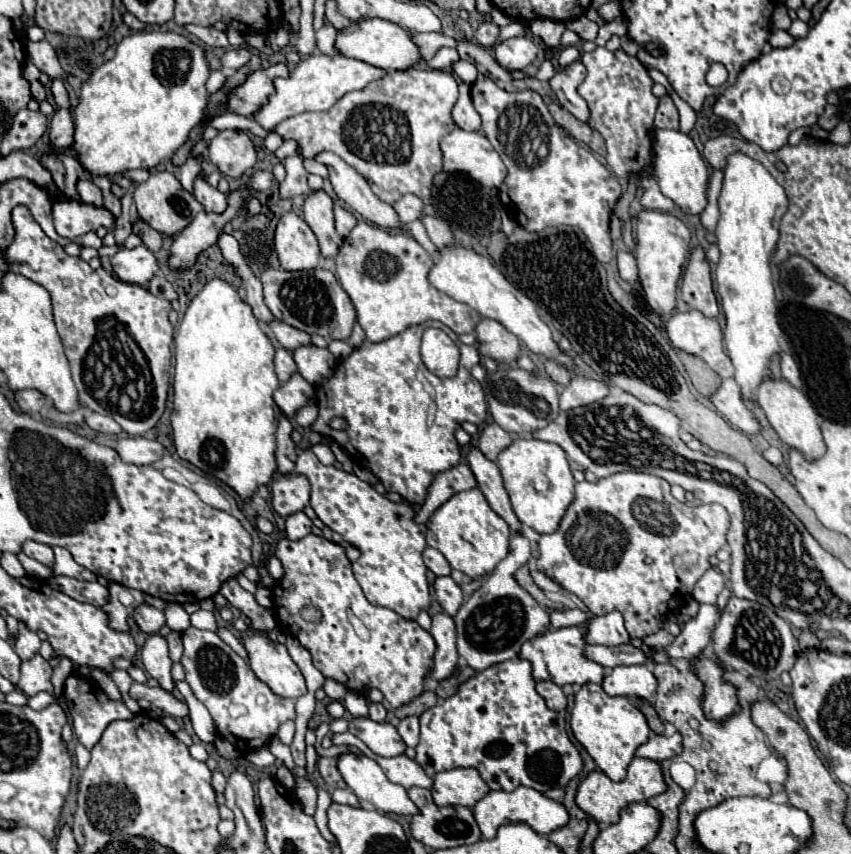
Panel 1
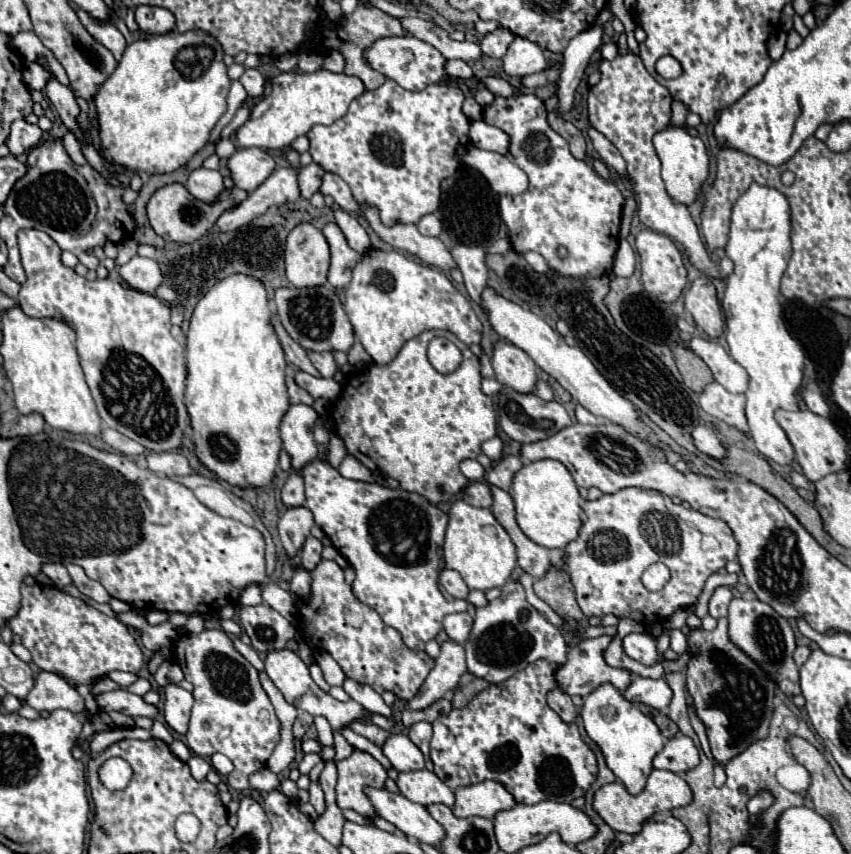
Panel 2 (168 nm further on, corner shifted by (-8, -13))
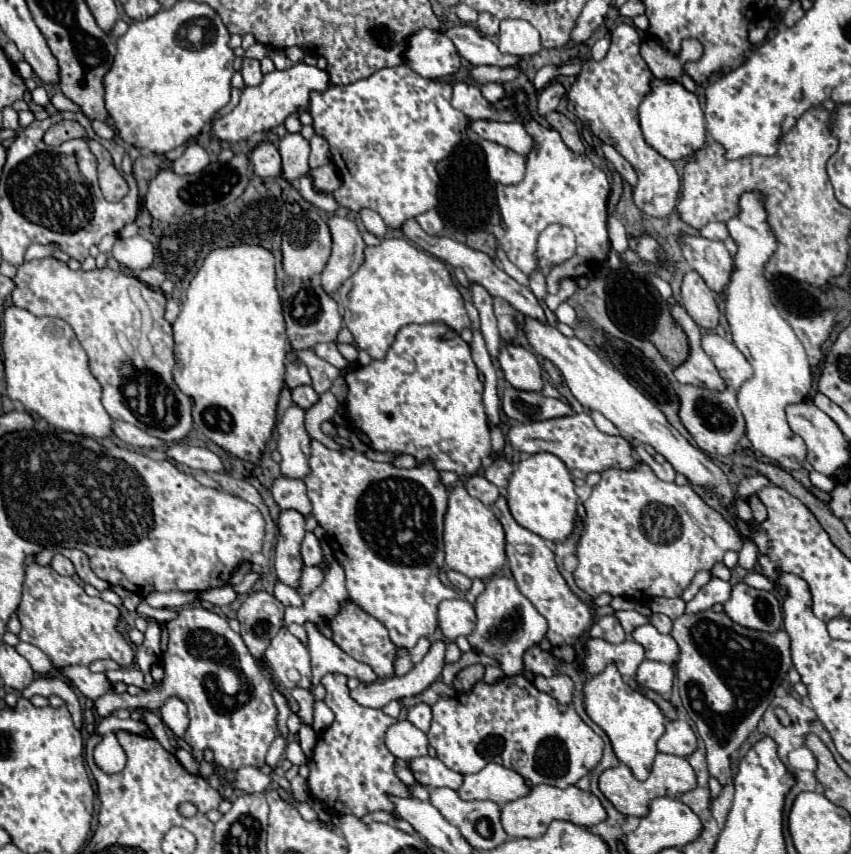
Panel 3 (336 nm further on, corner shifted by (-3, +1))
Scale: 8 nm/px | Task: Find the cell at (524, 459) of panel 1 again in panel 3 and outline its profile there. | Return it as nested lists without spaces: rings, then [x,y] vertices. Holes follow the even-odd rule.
[[[535,453],[517,463],[507,485],[507,503],[513,519],[543,539],[563,541],[573,531],[577,515],[575,485],[569,469],[565,469],[565,463],[553,453]]]

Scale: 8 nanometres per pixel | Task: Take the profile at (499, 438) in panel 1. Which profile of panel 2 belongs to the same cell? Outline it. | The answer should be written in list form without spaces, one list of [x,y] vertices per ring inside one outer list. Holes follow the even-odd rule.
[[[506,455],[506,457],[502,457],[500,461],[494,463],[494,469],[488,473],[486,481],[494,487],[500,487],[500,489],[508,491],[510,485],[512,485],[512,479],[514,479],[514,475],[520,467],[522,467],[522,463],[520,463],[518,457]]]

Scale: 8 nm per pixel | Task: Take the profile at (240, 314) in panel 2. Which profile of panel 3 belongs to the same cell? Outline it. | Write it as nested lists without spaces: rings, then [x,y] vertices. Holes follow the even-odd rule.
[[[257,245],[215,249],[209,253],[189,283],[187,299],[173,323],[173,333],[177,361],[173,377],[177,387],[193,401],[193,429],[227,453],[249,463],[259,463],[275,427],[275,409],[285,383],[285,355],[289,349],[281,299],[275,289],[273,255]]]

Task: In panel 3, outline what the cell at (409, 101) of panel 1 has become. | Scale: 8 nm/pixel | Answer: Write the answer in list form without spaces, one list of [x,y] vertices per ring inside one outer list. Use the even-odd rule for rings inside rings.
[[[407,65],[381,69],[351,85],[333,85],[325,93],[311,93],[309,113],[313,117],[315,133],[329,143],[333,165],[341,173],[341,186],[330,195],[339,205],[355,213],[361,207],[377,211],[387,227],[393,229],[438,205],[436,164],[445,159],[461,139],[465,139],[469,123],[461,111],[451,107],[451,85],[447,81],[425,79],[413,73]]]

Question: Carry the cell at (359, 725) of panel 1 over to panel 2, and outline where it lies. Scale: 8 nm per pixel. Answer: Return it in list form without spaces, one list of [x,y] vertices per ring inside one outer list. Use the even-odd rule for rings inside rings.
[[[392,735],[384,747],[384,755],[390,759],[396,771],[414,771],[424,769],[424,755],[422,751],[410,741],[408,735]]]

